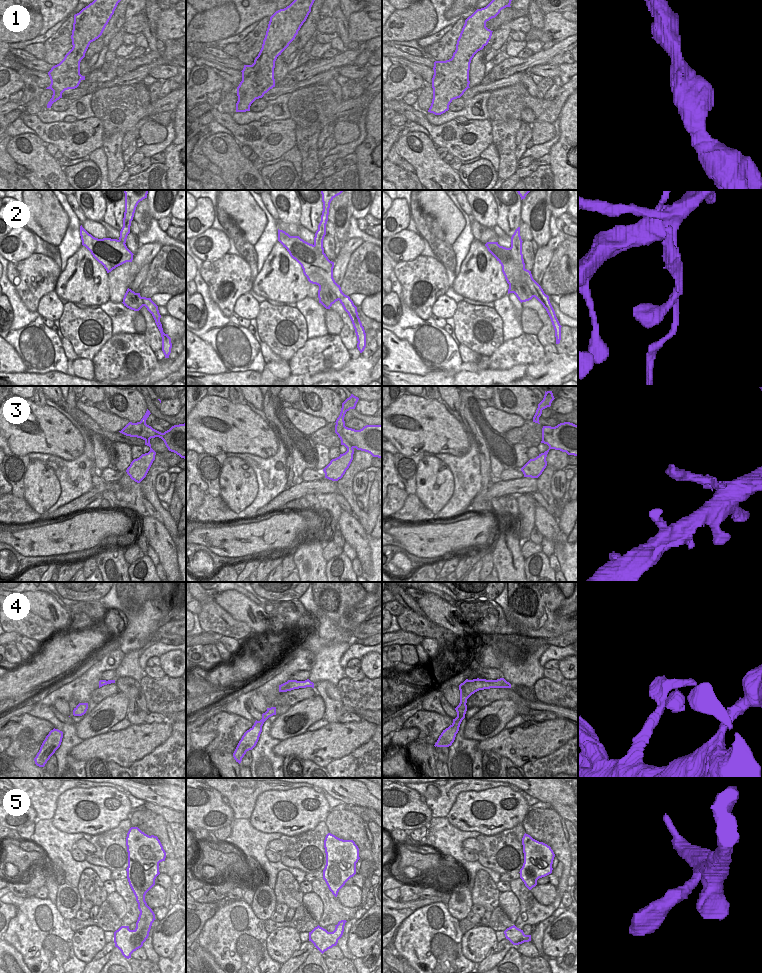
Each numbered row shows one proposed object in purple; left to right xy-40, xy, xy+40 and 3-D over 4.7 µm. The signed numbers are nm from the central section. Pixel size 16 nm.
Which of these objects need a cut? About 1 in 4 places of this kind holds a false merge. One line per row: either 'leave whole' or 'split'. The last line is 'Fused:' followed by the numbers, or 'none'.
1: leave whole
2: split
3: leave whole
4: leave whole
5: leave whole
Fused: 2

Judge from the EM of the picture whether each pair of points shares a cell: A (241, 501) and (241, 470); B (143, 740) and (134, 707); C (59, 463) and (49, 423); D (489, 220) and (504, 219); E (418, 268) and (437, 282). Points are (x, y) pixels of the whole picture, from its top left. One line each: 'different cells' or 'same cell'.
A: same cell
B: different cells
C: different cells
D: different cells
E: same cell

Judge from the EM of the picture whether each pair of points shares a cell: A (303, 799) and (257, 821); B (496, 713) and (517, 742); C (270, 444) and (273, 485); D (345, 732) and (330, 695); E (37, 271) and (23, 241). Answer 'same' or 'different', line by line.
A: same
B: different
C: different
D: different
E: different

